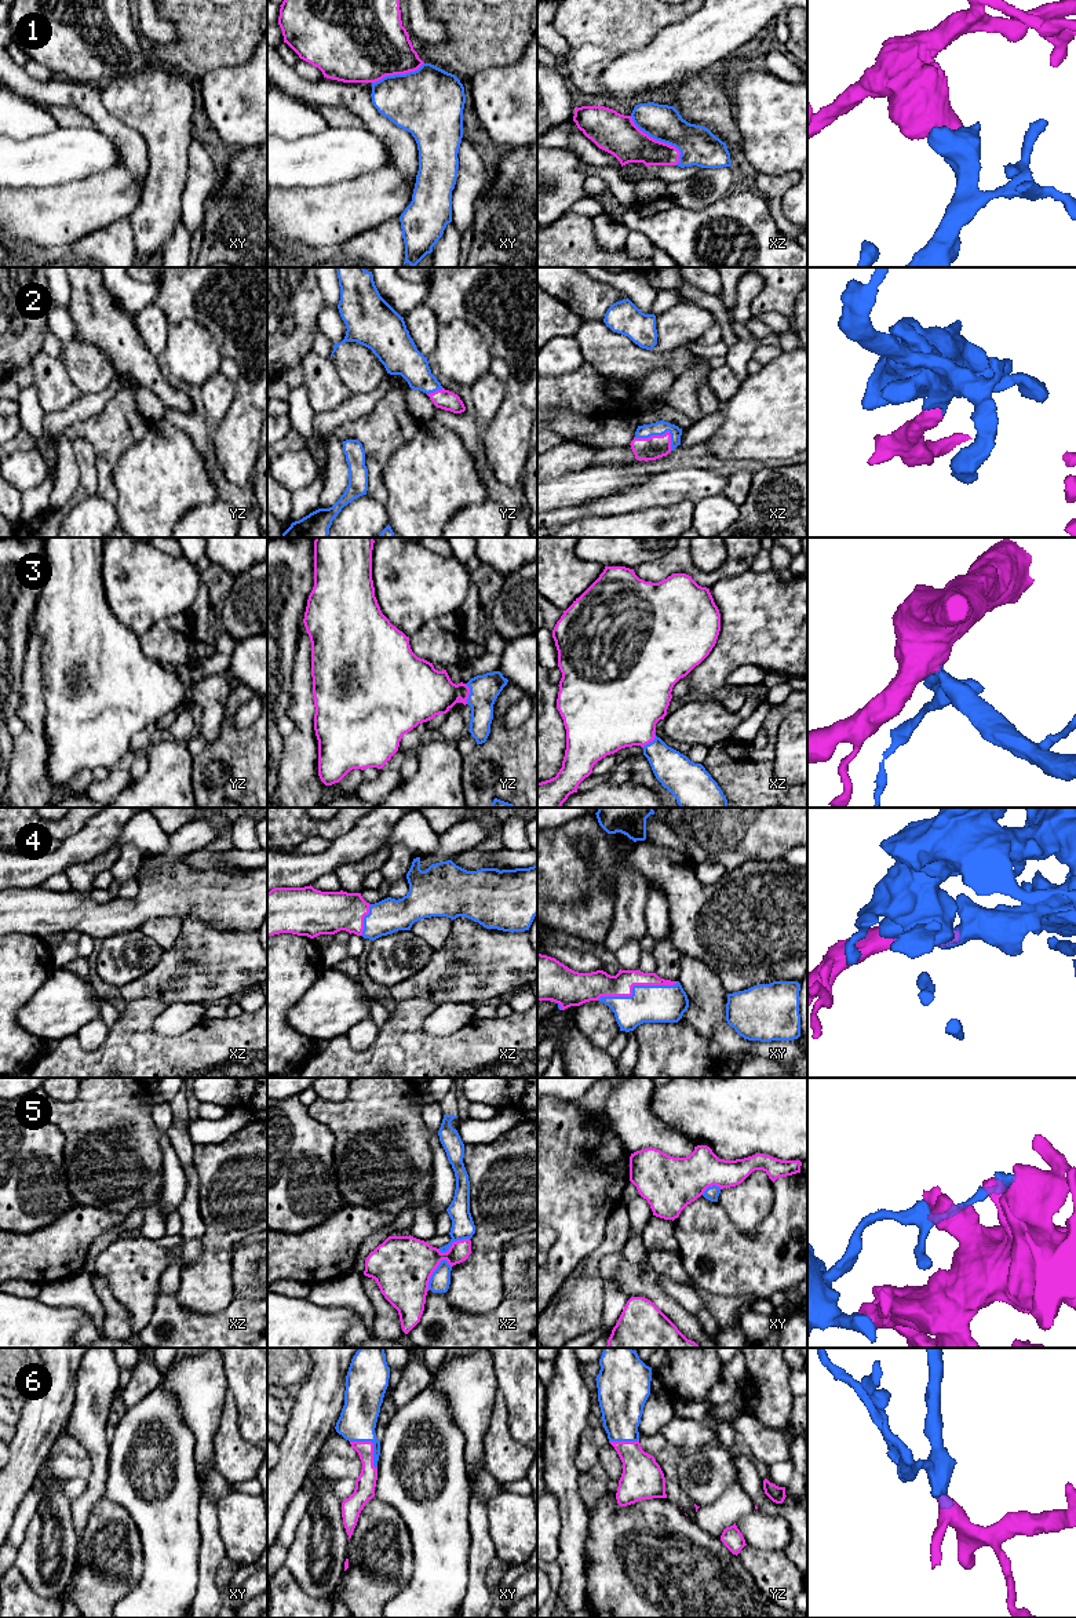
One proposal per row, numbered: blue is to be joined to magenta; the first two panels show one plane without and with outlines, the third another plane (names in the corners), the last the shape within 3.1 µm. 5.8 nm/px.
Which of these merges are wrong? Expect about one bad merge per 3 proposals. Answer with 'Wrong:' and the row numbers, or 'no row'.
Wrong: 5

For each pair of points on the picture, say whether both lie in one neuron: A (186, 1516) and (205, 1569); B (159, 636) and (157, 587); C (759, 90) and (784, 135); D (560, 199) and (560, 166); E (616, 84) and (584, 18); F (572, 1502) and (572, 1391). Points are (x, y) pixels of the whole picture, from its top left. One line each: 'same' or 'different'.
A: different
B: different
C: same
D: same
E: different
F: same

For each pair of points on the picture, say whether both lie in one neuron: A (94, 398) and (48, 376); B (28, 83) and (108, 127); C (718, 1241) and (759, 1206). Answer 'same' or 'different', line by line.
A: different
B: same
C: different

